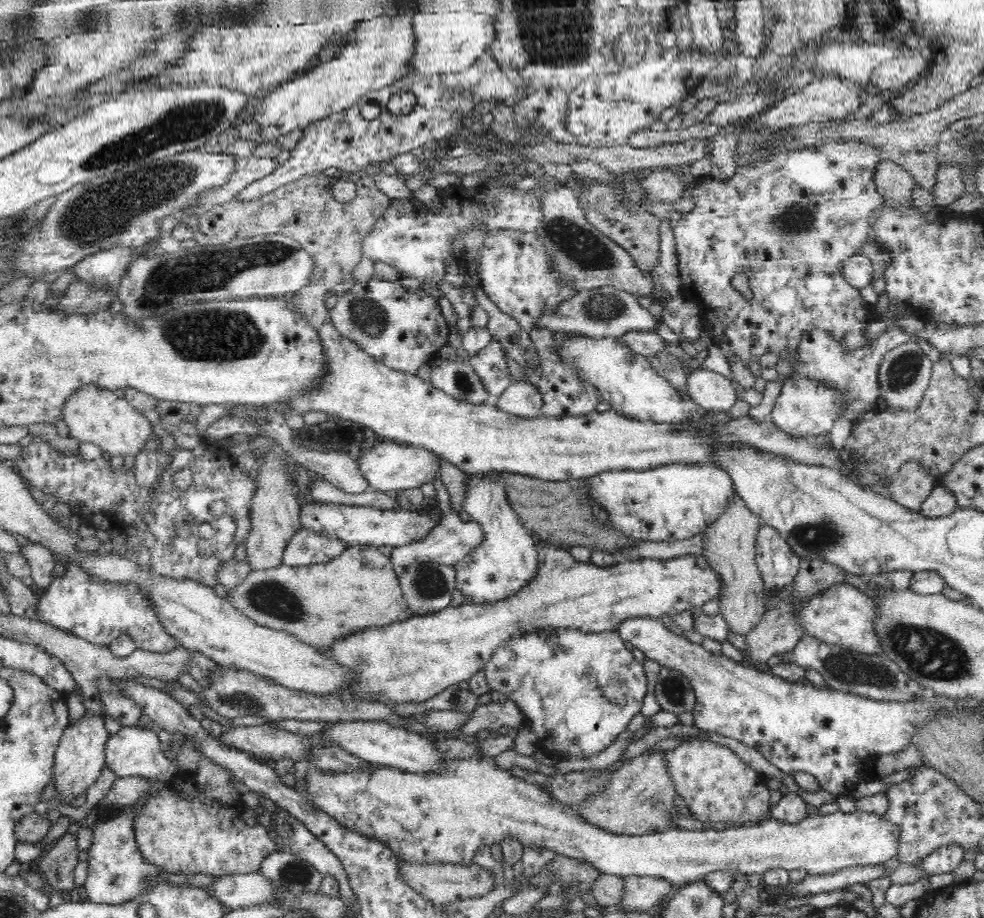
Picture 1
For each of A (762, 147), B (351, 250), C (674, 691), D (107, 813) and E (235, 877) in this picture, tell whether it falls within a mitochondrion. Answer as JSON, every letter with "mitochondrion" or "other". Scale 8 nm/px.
{"A":"mitochondrion","B":"other","C":"mitochondrion","D":"other","E":"other"}

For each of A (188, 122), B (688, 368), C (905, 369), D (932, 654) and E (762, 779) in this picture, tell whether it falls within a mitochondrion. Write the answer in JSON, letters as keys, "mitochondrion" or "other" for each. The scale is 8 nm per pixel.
{"A":"mitochondrion","B":"other","C":"mitochondrion","D":"mitochondrion","E":"other"}

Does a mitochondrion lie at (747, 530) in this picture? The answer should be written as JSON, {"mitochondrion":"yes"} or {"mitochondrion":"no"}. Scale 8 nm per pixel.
{"mitochondrion":"no"}

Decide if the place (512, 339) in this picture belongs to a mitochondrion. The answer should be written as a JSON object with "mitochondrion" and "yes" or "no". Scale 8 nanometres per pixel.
{"mitochondrion":"no"}

